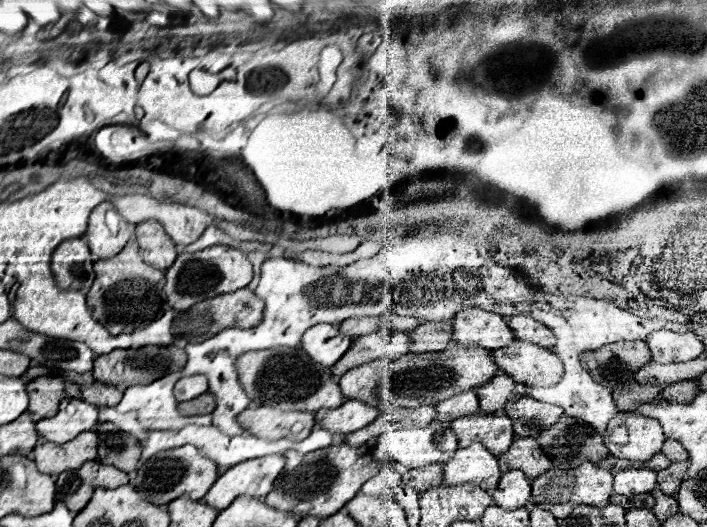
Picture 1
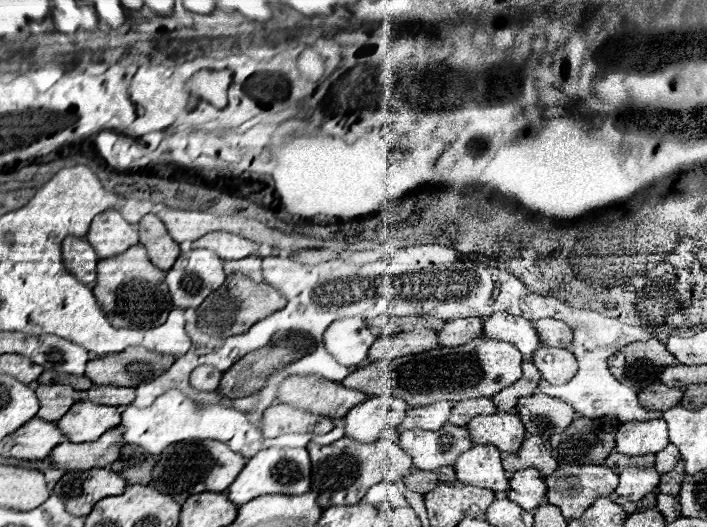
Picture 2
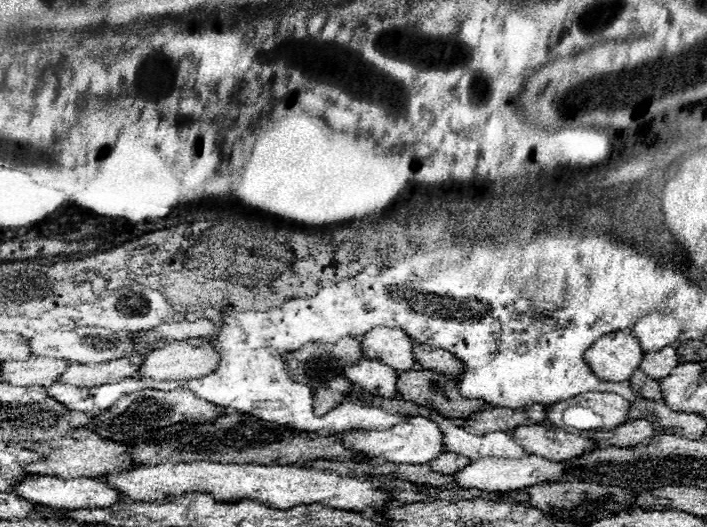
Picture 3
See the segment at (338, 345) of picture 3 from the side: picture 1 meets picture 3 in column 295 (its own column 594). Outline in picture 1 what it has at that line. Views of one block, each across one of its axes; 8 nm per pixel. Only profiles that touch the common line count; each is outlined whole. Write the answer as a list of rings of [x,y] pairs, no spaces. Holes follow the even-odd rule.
[[[622,340],[592,352],[584,352],[582,362],[596,382],[600,382],[602,386],[616,386],[632,380],[632,376],[636,374],[636,366],[652,362],[652,356],[644,340]]]

